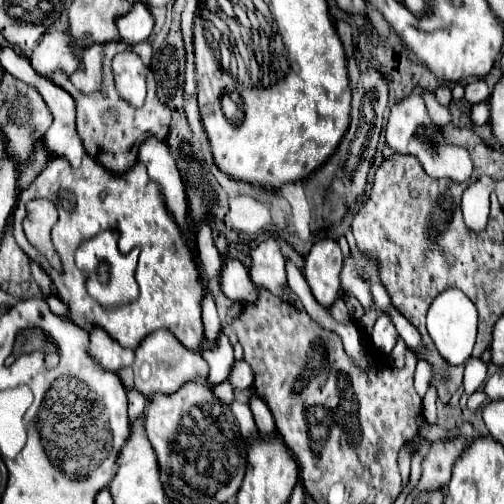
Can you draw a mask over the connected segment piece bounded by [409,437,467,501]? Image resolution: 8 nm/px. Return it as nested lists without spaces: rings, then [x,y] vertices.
[[[453,437],[447,443],[435,441],[435,445],[431,447],[431,451],[427,453],[427,457],[423,461],[421,479],[419,479],[417,487],[411,491],[409,499],[415,501],[417,495],[421,495],[425,491],[441,491],[449,483],[453,463],[457,461],[457,457],[465,449],[465,445],[467,445],[467,441],[461,437]]]

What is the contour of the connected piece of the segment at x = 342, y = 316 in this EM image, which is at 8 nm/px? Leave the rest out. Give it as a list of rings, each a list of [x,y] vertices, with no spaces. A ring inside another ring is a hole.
[[[339,295],[339,299],[335,301],[335,305],[329,307],[329,313],[331,313],[331,317],[333,317],[335,321],[347,321],[347,319],[349,319],[349,307],[345,305],[345,301],[343,301],[341,295]]]

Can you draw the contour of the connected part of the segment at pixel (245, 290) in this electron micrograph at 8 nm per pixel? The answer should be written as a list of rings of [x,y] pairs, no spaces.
[[[223,255],[223,265],[221,265],[221,279],[219,279],[221,291],[241,303],[253,303],[257,299],[257,291],[253,291],[253,283],[249,281],[249,273],[245,265],[229,255]]]

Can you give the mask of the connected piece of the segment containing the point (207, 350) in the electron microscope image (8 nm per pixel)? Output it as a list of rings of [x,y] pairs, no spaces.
[[[219,333],[215,343],[209,343],[207,339],[203,339],[199,353],[211,369],[209,371],[209,383],[211,385],[223,383],[229,377],[229,371],[233,365],[233,345],[229,343],[229,339],[223,333]]]

